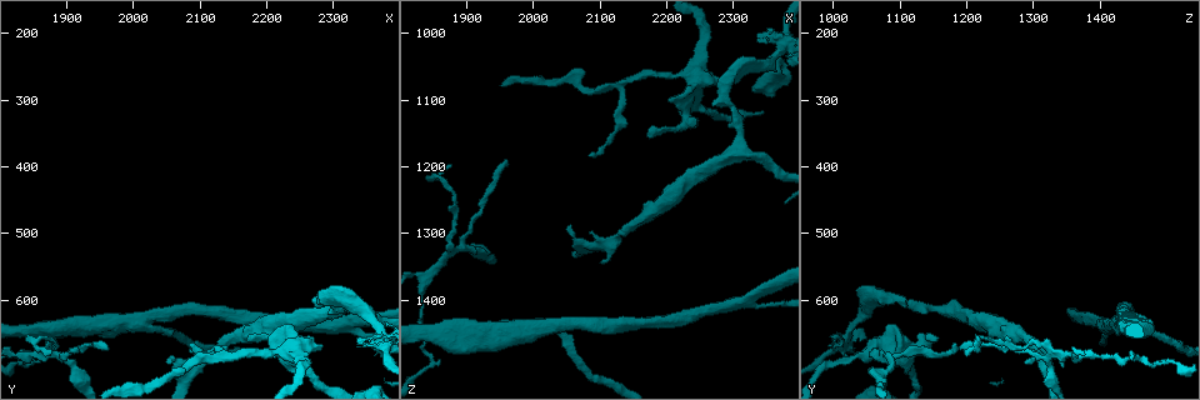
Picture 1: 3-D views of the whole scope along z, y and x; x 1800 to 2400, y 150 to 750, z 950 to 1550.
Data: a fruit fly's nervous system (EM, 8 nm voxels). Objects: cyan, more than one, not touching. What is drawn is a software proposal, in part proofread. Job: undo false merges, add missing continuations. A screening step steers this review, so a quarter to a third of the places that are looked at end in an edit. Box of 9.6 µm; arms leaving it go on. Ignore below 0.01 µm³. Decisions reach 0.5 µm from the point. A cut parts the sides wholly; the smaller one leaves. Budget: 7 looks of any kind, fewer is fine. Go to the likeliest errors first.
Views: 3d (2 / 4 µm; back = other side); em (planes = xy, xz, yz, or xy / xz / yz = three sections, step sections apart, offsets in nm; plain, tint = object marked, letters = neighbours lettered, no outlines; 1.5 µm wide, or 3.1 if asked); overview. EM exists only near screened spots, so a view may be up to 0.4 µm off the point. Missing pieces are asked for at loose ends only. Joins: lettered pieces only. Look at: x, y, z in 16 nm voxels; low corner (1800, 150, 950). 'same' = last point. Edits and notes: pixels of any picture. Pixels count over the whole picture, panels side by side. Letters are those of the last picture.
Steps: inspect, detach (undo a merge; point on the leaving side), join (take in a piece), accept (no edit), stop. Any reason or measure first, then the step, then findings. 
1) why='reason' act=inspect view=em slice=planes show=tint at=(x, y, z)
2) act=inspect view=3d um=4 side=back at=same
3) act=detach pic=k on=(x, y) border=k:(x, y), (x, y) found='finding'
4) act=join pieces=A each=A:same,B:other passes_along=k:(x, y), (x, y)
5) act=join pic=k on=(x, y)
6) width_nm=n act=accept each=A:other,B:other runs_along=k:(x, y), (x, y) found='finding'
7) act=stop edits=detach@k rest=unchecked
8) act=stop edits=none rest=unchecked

why='side arm on a straight run' act=inspect view=em slice=planes show=tint at=(2025, 620, 1440)

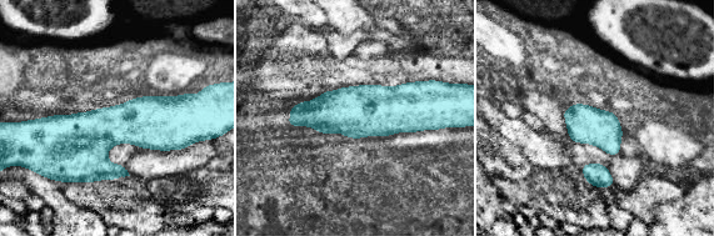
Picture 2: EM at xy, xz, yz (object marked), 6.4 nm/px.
act=inspect view=em slice=planes show=letters at=same

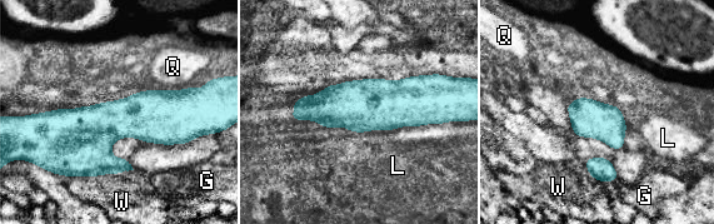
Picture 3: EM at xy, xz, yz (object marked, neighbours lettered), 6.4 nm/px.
act=accept each=G:other,L:other,Q:other,W:other runs_along=3:(434, 105), (335, 105), (294, 117) found='all the same cell'

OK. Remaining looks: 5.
why='a narrow waist' act=inspect view=3d um=2 side=back at=(1895, 690, 1325)

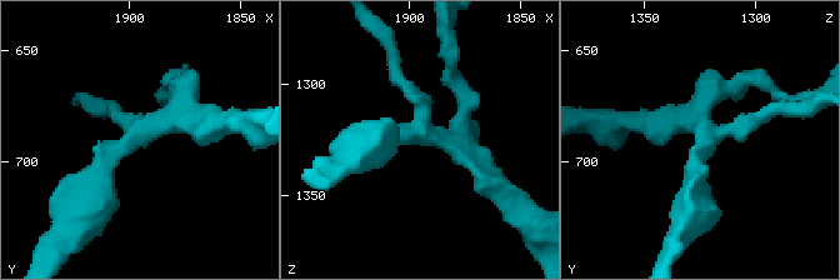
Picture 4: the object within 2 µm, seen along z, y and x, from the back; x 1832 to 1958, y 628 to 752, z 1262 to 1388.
why='now the EM' act=inspect view=em slice=planes show=letters at=(1892, 686, 1324)

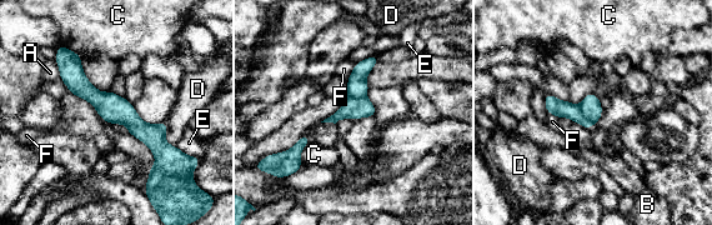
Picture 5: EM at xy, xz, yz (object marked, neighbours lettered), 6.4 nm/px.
arms=4 act=detach pic=5 on=(561, 109) each=A:other,B:other,C:other,D:other,E:other,F:other part_leaving=5:(547, 96), (587, 124) found='a second cell is stuck on'

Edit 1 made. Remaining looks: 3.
act=inspect view=overview

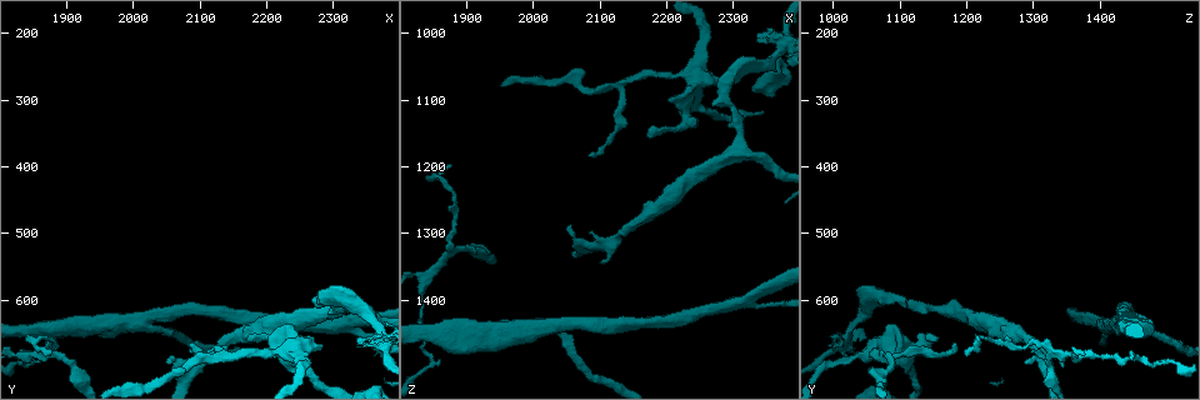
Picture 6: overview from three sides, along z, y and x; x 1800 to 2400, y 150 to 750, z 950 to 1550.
why='a narrow waist' act=inspect view=3d um=4 at=(2365, 635, 1030)

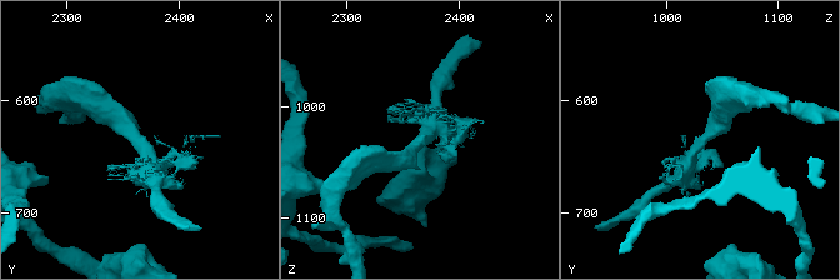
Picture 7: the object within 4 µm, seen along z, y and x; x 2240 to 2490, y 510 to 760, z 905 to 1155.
why='need the tissue' act=inspect view=em slice=planes show=letters at=(2364, 638, 1030)

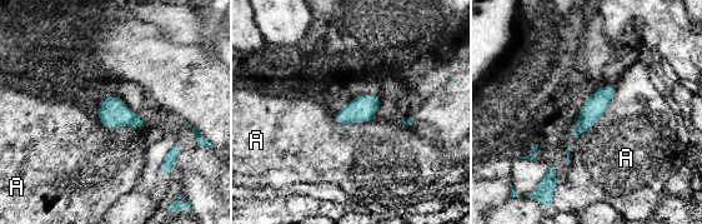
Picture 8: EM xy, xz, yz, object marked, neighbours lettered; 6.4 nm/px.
width_nm=140 act=accept each=A:other found='all the same cell'

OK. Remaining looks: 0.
act=stop edits=detach@5 rest=unchecked

